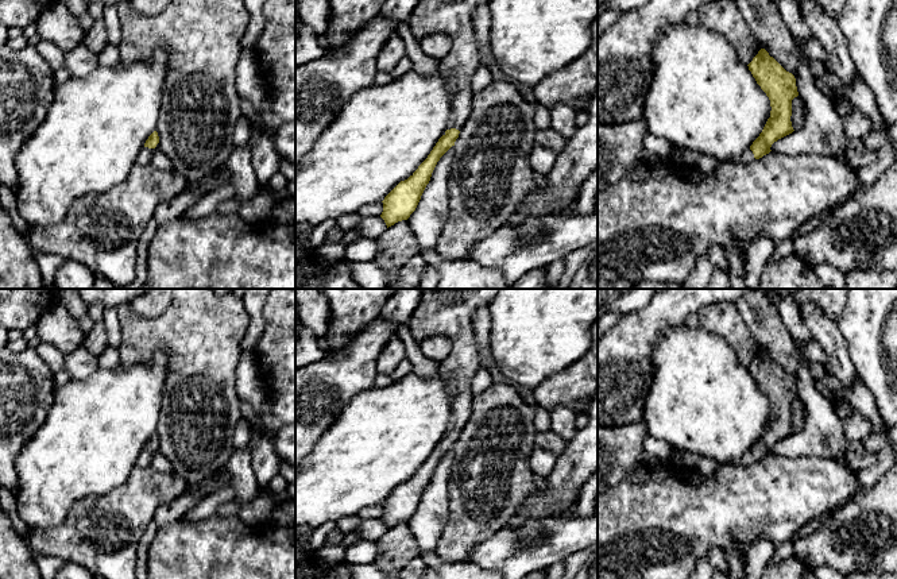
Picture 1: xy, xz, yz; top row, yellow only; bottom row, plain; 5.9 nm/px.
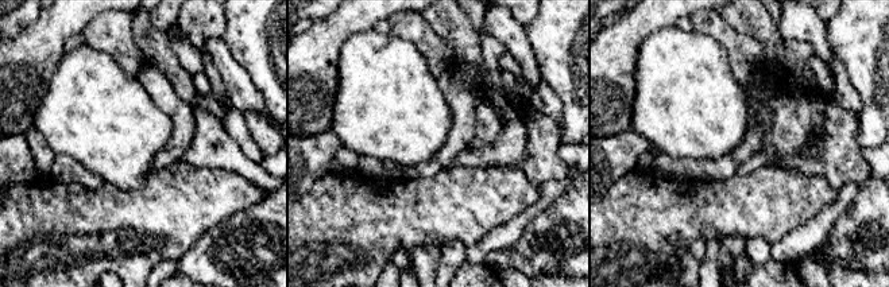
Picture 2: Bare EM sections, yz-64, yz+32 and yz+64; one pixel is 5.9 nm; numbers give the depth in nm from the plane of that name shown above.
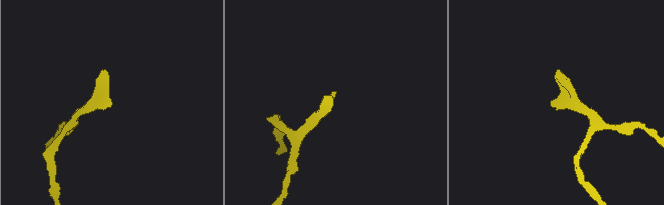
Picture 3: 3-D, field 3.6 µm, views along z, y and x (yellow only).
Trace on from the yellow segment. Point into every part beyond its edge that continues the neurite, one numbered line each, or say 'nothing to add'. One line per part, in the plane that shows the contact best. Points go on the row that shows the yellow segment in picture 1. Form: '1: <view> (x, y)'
1: xy (145, 157)

